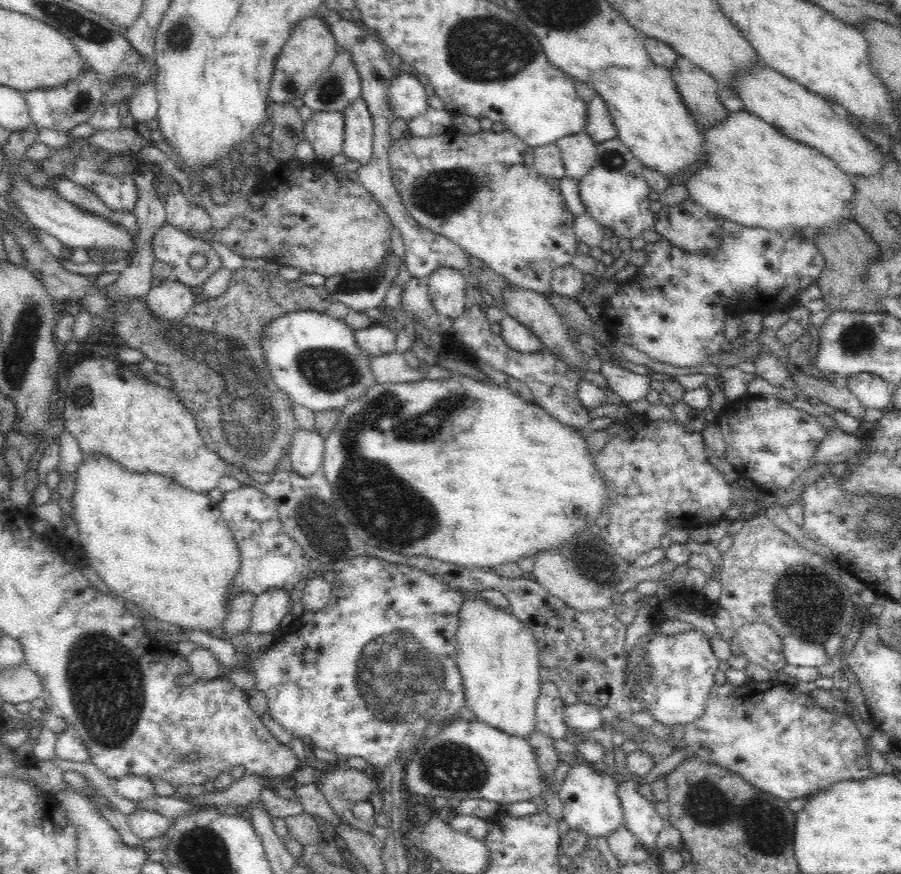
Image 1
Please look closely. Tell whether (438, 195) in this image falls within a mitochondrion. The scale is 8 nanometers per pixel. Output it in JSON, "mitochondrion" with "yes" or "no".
{"mitochondrion":"yes"}

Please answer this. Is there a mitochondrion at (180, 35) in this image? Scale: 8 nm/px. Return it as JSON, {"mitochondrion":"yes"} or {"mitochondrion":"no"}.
{"mitochondrion":"yes"}

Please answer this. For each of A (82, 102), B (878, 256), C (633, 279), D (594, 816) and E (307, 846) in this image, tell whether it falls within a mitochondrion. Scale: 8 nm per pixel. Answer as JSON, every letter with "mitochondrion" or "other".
{"A":"other","B":"other","C":"other","D":"other","E":"other"}

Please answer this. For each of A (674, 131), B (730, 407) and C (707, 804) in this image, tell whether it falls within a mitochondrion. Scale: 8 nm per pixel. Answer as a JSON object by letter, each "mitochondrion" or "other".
{"A":"other","B":"other","C":"mitochondrion"}

